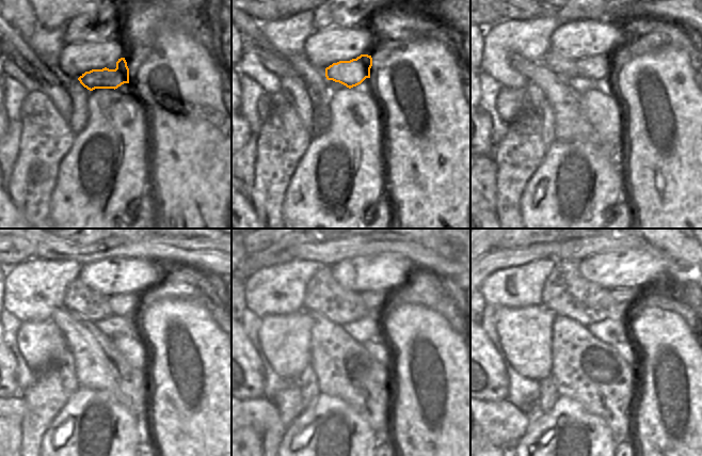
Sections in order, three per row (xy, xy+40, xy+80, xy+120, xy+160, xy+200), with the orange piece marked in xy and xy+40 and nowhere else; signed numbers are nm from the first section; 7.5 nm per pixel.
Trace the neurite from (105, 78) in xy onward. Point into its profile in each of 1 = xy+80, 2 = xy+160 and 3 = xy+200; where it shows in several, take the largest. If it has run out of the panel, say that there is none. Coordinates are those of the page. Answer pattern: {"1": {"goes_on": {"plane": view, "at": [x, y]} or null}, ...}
{"1": {"goes_on": {"plane": "xy+80", "at": [597, 67]}}, "2": {"goes_on": {"plane": "xy+160", "at": [370, 299]}}, "3": {"goes_on": {"plane": "xy+200", "at": [674, 288]}}}

